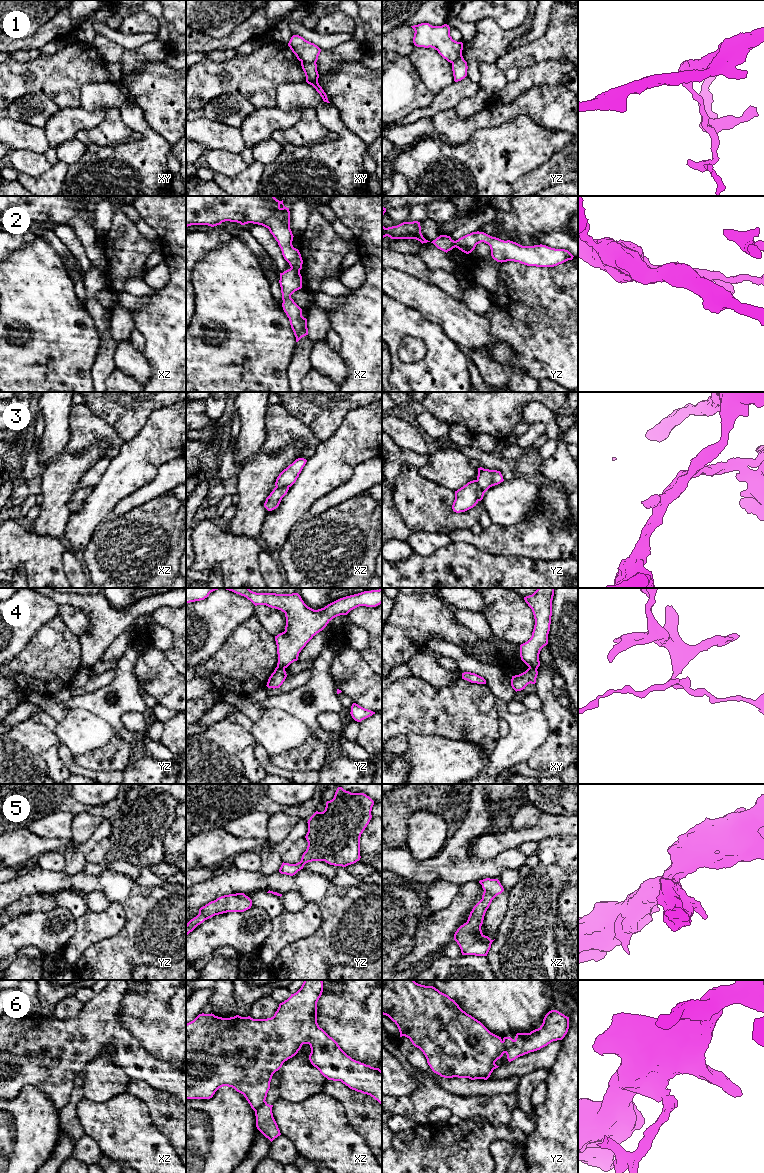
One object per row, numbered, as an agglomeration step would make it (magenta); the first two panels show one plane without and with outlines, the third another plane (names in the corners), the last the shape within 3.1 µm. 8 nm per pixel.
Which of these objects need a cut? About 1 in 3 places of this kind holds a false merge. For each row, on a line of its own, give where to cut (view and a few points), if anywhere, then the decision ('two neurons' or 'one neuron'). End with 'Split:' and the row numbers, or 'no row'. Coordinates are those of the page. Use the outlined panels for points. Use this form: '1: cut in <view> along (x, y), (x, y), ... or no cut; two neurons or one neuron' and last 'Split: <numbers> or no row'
1: cut in xy along (301, 61), (315, 63); two neurons
2: cut in xz along (291, 267), (299, 272); two neurons
3: cut in yz along (475, 480), (476, 496), (479, 500); two neurons
4: cut in yz along (277, 666), (284, 668); two neurons
5: no cut; one neuron
6: cut in yz along (502, 1041), (505, 1052); two neurons
Split: 1, 2, 3, 4, 6

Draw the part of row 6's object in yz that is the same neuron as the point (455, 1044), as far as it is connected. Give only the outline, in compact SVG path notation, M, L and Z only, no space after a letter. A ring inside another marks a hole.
M382 980L382 1014L388 1016L397 1025L400 1037L405 1036L409 1038L412 1044L423 1052L432 1071L444 1078L458 1077L469 1078L471 1080L487 1080L493 1070L499 1067L495 1062L505 1053L501 1037L491 1033L480 1021L463 1011L453 999L433 986L421 985L414 980Z

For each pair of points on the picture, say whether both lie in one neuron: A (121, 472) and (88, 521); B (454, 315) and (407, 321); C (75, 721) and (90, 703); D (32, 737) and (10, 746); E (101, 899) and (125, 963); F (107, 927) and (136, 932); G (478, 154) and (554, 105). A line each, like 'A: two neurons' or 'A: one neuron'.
A: one neuron
B: two neurons
C: two neurons
D: one neuron
E: two neurons
F: two neurons
G: two neurons

